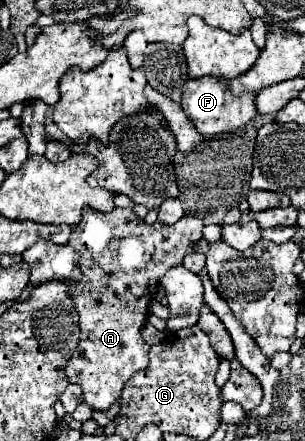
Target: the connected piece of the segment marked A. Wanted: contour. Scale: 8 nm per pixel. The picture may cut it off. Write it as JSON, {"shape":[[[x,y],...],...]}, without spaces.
{"shape":[[[113,208],[111,212],[101,210],[85,210],[81,222],[75,226],[69,242],[65,245],[53,244],[51,241],[40,240],[29,250],[23,252],[23,262],[31,268],[29,282],[33,286],[45,280],[65,282],[69,286],[71,298],[79,312],[79,328],[81,340],[65,366],[65,374],[69,382],[79,384],[83,390],[83,400],[93,410],[109,410],[109,406],[121,396],[125,382],[137,370],[147,368],[149,344],[141,338],[141,330],[149,318],[149,304],[155,300],[157,288],[165,272],[183,262],[187,254],[195,252],[195,244],[203,238],[203,220],[191,214],[185,214],[173,226],[163,226],[163,222],[147,224],[139,220],[133,210]]]}

